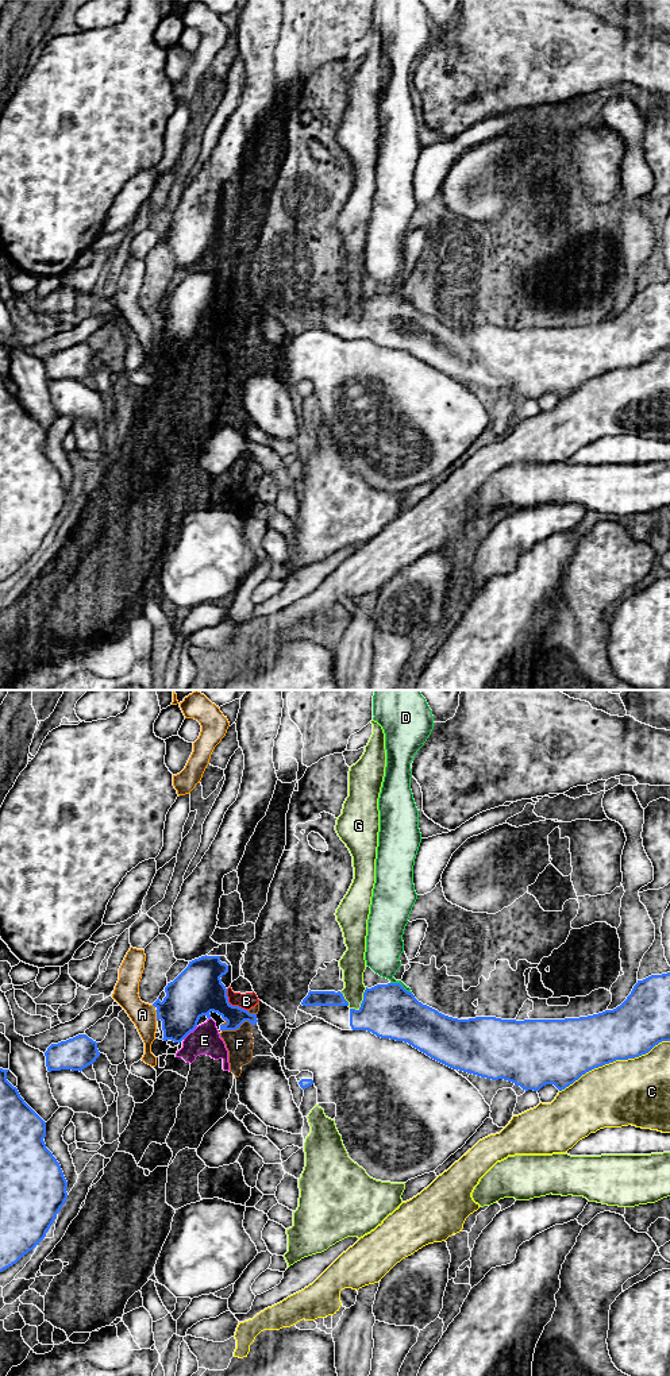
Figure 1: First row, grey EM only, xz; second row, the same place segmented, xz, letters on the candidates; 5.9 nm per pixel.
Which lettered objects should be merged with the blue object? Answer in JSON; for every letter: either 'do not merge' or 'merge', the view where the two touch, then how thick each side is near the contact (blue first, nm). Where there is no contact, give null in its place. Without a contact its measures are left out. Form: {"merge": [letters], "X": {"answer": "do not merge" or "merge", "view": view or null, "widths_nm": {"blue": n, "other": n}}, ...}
{"merge": [], "A": {"answer": "do not merge", "view": "xz", "widths_nm": {"blue": 280, "other": 150}}, "B": {"answer": "do not merge", "view": "xz", "widths_nm": {"blue": 300, "other": 100}}, "C": {"answer": "do not merge", "view": "xz", "widths_nm": {"blue": 340, "other": 400}}, "D": {"answer": "do not merge", "view": "xz", "widths_nm": {"blue": 320, "other": 220}}, "E": {"answer": "do not merge", "view": "xz", "widths_nm": {"blue": 300, "other": 180}}, "F": {"answer": "do not merge", "view": "xz", "widths_nm": {"blue": 190, "other": 160}}, "G": {"answer": "do not merge", "view": "xz", "widths_nm": {"blue": 320, "other": 150}}}

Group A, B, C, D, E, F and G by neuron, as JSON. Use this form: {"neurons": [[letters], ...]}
{"neurons": [["A"], ["B", "E", "F"], ["C"], ["D"], ["G"]]}

